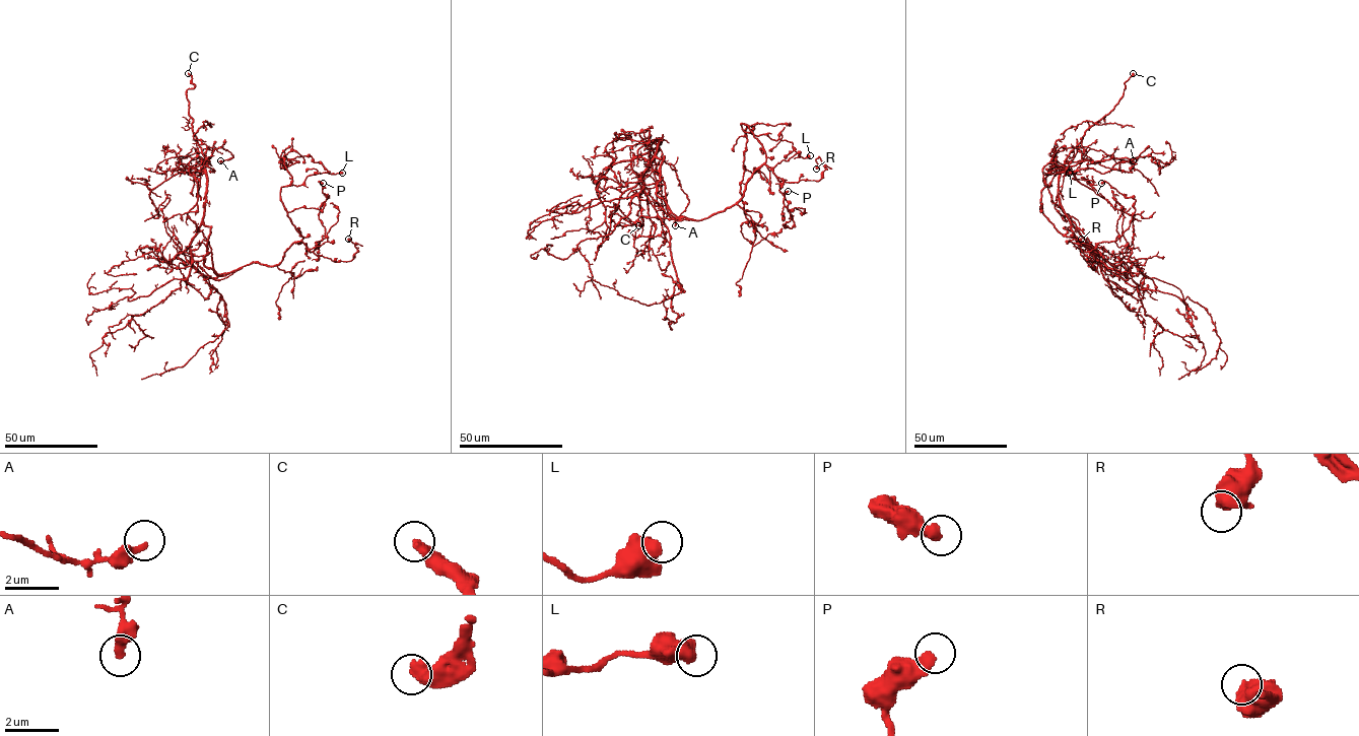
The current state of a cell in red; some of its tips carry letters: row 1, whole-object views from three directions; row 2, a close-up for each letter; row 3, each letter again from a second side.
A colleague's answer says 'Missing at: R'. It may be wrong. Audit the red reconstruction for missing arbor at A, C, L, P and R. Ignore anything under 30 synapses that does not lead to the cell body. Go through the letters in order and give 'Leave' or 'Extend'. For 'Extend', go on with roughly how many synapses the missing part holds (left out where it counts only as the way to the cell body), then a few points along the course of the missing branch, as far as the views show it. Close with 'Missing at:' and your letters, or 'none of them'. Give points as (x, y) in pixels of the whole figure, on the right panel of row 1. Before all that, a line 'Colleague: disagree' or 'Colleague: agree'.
Colleague: disagree
A: Leave
C: Extend. Course of what is missing: (1133, 73), (1128, 72), (1128, 61)
L: Leave
P: Leave
R: Leave
Missing at: C

